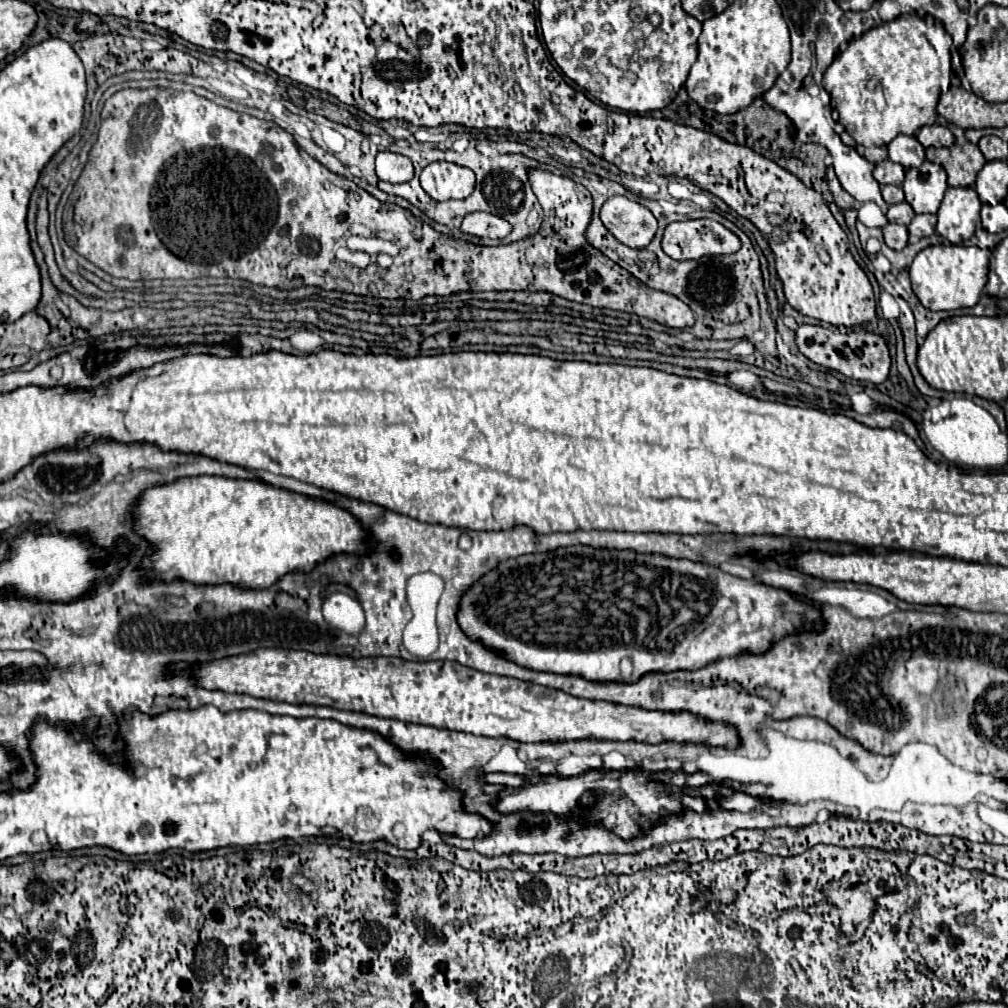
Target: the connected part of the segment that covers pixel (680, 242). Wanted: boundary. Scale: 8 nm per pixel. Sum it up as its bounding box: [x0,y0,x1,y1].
[661,218,741,260]

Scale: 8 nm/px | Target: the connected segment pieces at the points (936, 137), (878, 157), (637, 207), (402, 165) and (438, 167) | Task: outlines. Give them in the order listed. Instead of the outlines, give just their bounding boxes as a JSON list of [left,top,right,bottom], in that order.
[[917,124,955,148],[857,146,887,164],[601,196,657,248],[375,152,413,184],[419,162,475,200]]

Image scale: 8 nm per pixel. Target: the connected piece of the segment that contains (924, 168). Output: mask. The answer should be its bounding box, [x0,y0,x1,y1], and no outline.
[903,160,947,214]

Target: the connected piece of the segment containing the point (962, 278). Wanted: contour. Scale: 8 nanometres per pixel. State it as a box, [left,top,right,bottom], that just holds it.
[911,244,989,310]

